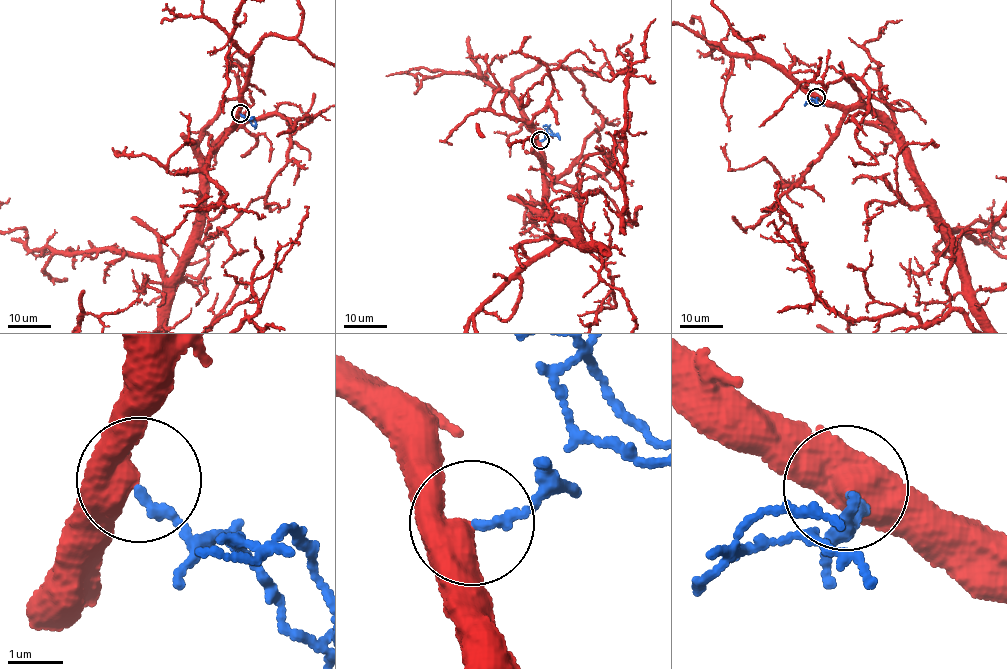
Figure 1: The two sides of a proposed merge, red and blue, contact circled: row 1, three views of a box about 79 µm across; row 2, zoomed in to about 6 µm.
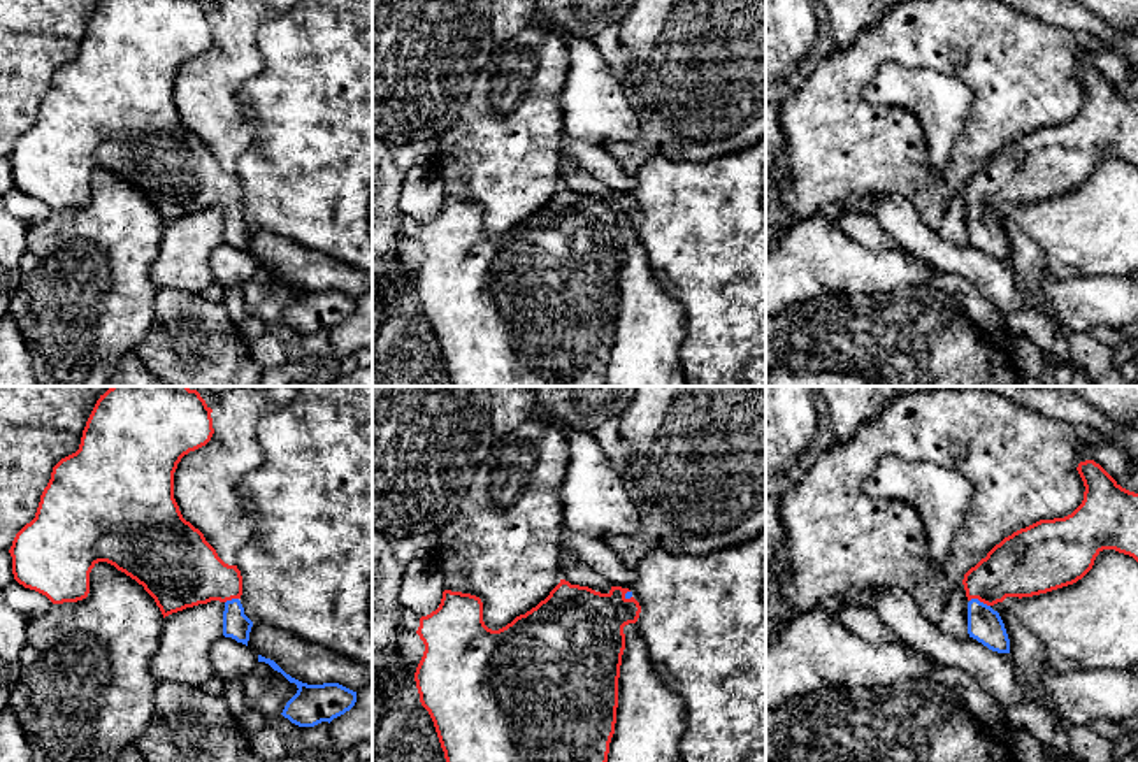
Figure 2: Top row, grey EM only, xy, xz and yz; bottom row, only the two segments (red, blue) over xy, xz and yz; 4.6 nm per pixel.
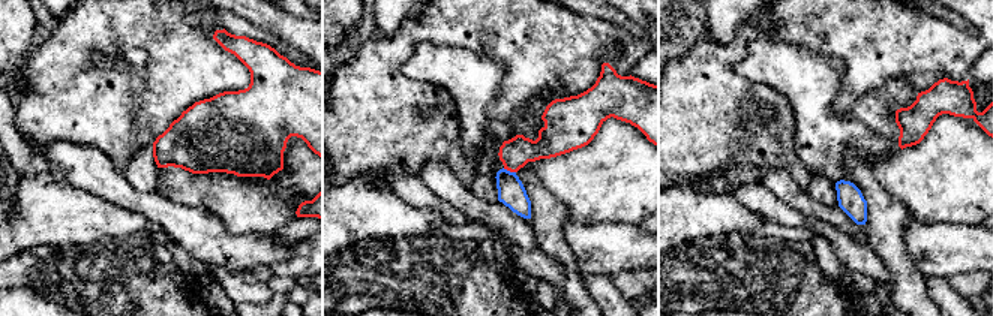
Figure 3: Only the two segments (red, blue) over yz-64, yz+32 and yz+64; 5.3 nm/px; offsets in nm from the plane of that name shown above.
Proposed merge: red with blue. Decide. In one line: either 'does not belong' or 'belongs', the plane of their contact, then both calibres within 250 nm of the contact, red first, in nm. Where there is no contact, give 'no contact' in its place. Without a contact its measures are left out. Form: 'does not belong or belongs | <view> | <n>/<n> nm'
belongs | yz | 280/160 nm

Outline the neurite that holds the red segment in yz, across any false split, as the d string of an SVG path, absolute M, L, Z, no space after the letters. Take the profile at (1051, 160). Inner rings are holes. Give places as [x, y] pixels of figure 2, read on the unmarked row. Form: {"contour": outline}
{"contour": "M1094 67L1080 68L1077 77L1085 98L1071 121L1013 139L964 181L968 241L992 258L1010 260L994 211L1073 191L1103 156L1138 169L1138 100L1122 95Z"}

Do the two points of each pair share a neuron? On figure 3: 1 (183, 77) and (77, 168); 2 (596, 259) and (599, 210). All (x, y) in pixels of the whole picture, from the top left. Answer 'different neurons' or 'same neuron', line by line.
1: different neurons
2: different neurons

